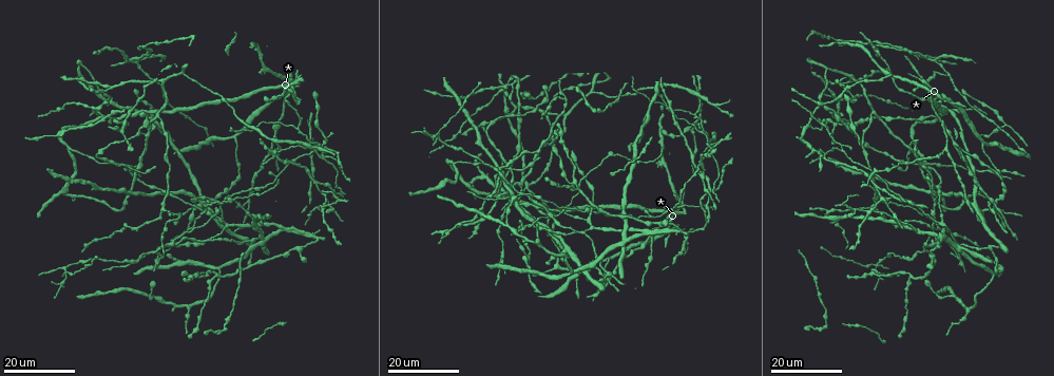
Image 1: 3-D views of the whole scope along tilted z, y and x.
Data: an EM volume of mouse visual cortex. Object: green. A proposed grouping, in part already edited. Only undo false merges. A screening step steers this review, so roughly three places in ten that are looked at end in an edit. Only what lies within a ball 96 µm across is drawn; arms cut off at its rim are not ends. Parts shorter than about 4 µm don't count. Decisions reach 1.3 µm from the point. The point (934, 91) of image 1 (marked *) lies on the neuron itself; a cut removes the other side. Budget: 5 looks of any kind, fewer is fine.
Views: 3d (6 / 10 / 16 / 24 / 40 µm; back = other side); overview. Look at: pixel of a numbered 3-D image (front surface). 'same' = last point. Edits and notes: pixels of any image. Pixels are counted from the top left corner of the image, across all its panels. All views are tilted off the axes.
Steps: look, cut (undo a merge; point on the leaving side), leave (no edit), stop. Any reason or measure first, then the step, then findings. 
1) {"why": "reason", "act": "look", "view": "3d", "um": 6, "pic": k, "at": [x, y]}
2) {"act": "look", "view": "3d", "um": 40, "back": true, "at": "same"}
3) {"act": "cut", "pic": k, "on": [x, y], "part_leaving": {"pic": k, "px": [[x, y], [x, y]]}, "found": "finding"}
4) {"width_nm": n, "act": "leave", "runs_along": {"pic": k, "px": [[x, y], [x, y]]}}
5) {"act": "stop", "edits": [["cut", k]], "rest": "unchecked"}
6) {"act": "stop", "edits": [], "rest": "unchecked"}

{"why": "three-way junction", "act": "look", "view": "3d", "um": 24, "pic": 1, "at": [159, 247]}

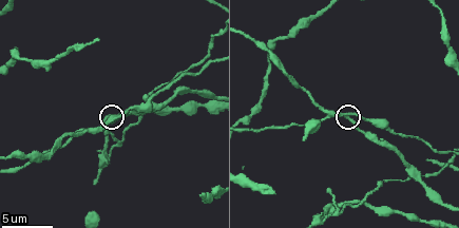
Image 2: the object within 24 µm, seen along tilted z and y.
{"act": "look", "view": "3d", "um": 6, "pic": 2, "at": [347, 114]}

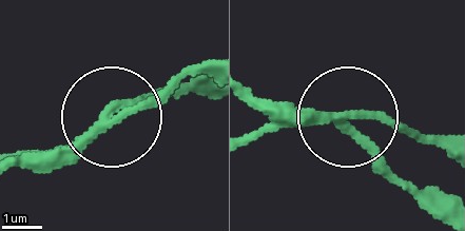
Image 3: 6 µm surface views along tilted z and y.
{"width_nm": 220, "act": "cut", "pic": 3, "on": [130, 113], "part_leaving": {"pic": 3, "px": [[80, 139], [211, 69]]}, "found": "two neurons meet here"}

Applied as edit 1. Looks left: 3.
{"act": "look", "view": "overview"}

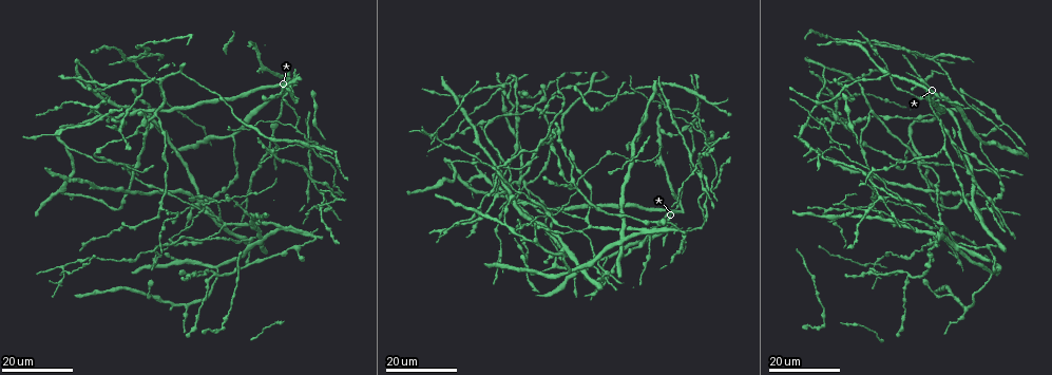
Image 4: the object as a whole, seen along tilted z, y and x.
{"why": "four or more arms meet", "act": "look", "view": "3d", "um": 16, "pic": 4, "at": [570, 232]}

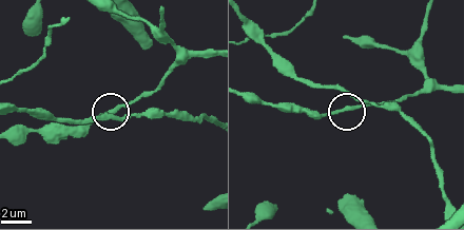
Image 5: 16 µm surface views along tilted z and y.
{"why": "closer look", "act": "look", "view": "3d", "um": 6, "pic": 5, "at": [115, 112]}

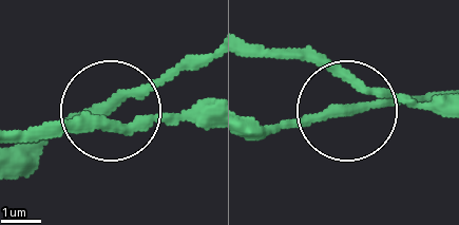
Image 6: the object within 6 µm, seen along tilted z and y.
{"act": "leave", "runs_along": {"pic": 6, "px": [[446, 90], [253, 124]]}, "found": "all the same neuron"}

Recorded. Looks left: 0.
{"act": "stop", "edits": [["cut", 3]], "rest": "unchecked"}

